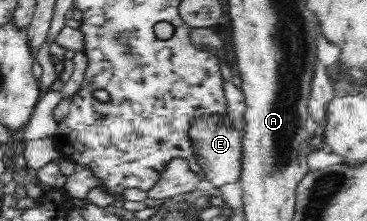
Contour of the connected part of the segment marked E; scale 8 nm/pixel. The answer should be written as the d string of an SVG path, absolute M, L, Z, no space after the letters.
M204 115L191 120L188 129L189 141L193 153L197 156L204 178L216 188L239 180L241 175L241 158L243 155L243 132L238 131L226 115Z

